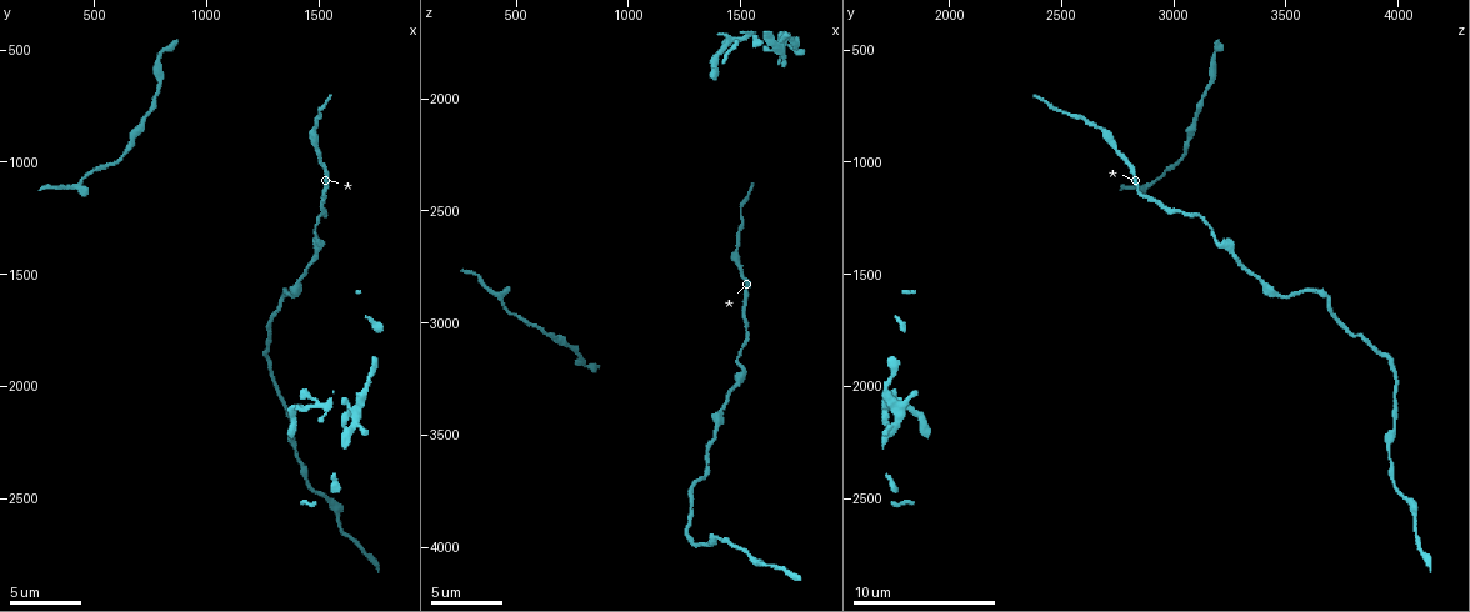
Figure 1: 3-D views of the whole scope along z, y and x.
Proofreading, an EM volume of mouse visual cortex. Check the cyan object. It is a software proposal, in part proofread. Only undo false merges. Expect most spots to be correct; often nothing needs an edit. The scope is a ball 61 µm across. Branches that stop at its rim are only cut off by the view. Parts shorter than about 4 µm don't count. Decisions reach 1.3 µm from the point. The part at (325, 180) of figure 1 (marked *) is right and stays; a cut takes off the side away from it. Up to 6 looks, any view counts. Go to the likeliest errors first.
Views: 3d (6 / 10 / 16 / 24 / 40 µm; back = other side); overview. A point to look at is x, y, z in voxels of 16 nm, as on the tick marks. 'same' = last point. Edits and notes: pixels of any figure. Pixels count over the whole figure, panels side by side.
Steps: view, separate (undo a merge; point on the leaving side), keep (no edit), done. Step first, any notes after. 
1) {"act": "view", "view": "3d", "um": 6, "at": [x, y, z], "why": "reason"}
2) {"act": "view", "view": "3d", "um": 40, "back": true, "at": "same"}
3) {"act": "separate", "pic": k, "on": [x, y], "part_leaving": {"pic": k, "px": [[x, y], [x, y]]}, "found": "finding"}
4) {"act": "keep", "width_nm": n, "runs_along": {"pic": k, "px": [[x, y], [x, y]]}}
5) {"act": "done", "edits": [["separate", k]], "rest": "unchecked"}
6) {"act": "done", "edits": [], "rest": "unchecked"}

{"act": "view", "view": "3d", "um": 10, "at": [1600, 2580, 4070], "why": "sudden change in width"}

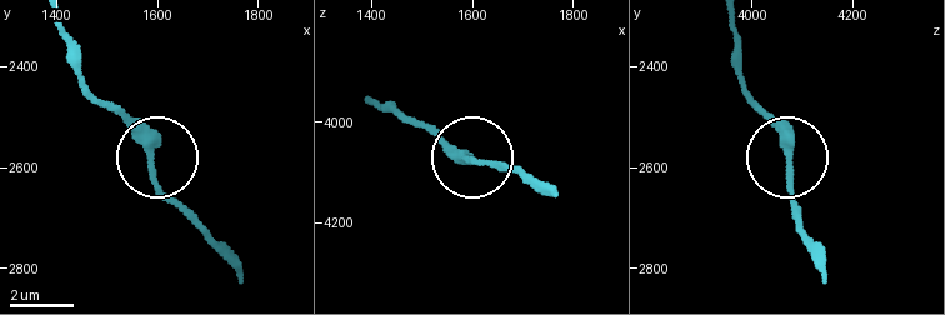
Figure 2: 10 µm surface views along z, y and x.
{"act": "keep", "runs_along": {"pic": 2, "px": [[734, 23], [739, 79], [781, 136], [798, 230]]}, "found": "one neuron here"}

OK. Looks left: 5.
{"act": "view", "view": "3d", "um": 10, "at": [1490, 830, 2640], "why": "thick turns thin"}

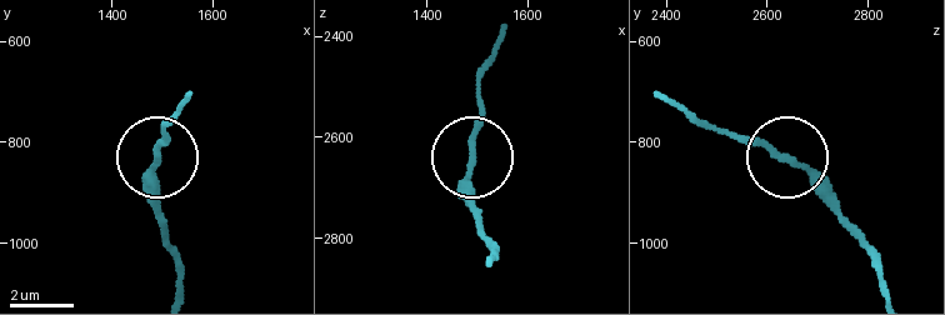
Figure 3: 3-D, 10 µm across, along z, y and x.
{"act": "keep", "width_nm": 200, "runs_along": {"pic": 3, "px": [[881, 281], [874, 244], [793, 163], [715, 125]]}, "found": "continuous, no second neuron"}

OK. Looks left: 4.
{"act": "view", "view": "3d", "um": 6, "at": [650, 930, 3050], "why": "sudden change in width"}

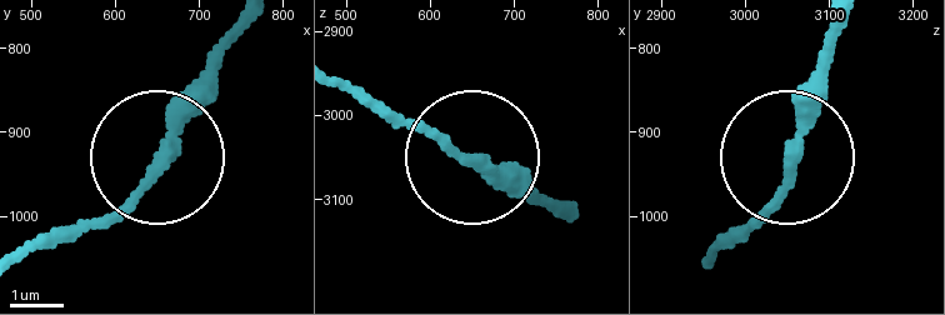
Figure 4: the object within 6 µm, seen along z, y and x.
{"act": "keep", "width_nm": 280, "found": "continuous, no second neuron"}

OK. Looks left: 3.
{"act": "done", "edits": [], "rest": "unchecked"}

